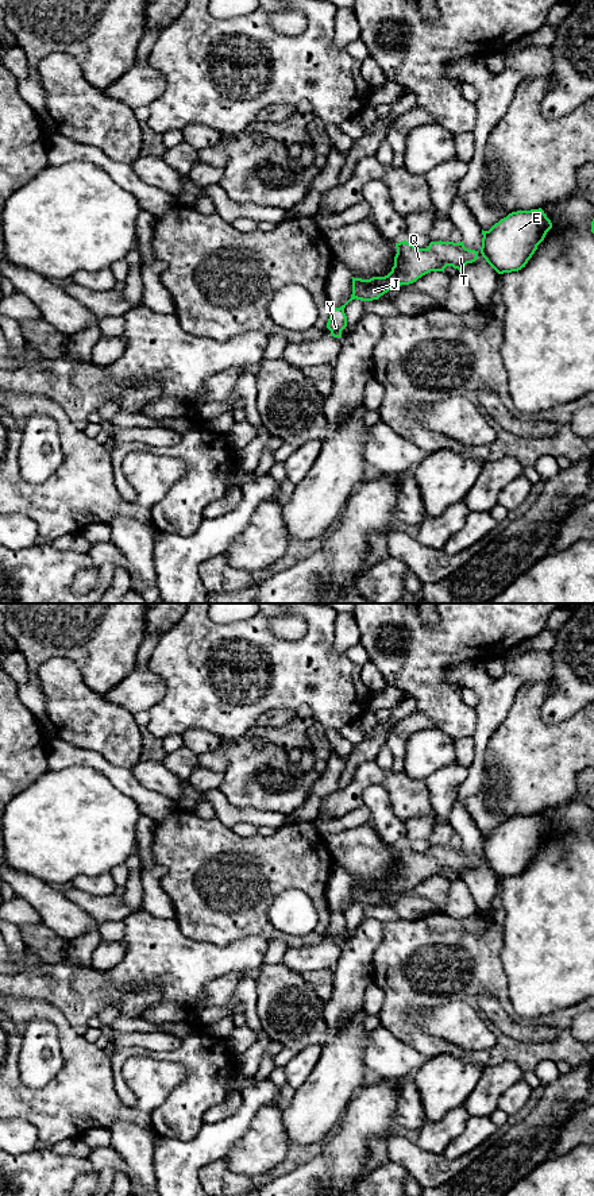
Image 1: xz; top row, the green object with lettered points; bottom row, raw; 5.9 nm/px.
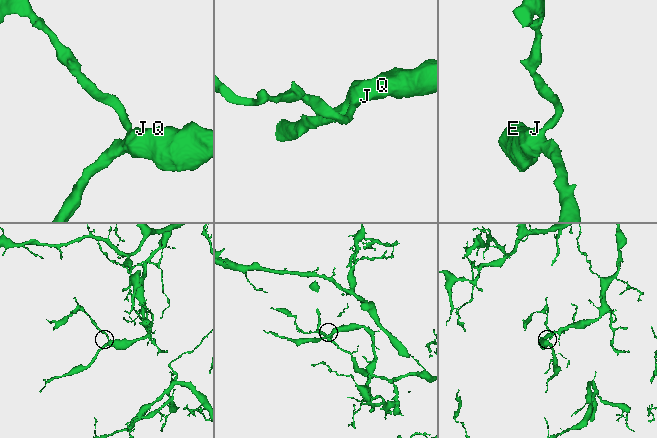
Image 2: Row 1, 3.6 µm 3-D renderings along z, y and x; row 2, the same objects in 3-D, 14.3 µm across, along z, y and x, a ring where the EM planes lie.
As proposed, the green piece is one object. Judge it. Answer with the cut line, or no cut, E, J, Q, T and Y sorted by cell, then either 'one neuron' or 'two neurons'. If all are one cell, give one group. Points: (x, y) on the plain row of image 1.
cut none; groups E J Q T Y; one neuron

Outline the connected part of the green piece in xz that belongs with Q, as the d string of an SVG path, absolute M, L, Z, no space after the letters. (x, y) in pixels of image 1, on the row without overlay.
M406 845L396 848L397 859L394 871L385 881L370 884L352 881L351 903L340 913L331 914L327 933L331 941L342 942L342 935L347 931L346 910L352 904L373 906L387 898L393 892L416 887L431 876L443 876L447 871L458 873L459 877L467 868L478 863L478 856L468 854L463 846L431 846L427 853L418 853Z

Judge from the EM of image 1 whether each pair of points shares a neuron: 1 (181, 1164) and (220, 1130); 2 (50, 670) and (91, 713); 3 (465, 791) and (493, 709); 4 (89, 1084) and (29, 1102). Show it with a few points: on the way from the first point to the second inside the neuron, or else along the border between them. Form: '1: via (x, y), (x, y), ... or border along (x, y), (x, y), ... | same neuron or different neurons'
1: via (191, 1156), (197, 1153), (211, 1139) | same neuron
2: via (61, 681), (80, 702) | same neuron
3: via (477, 771), (481, 737), (485, 729) | same neuron
4: via (74, 1099), (72, 1102), (43, 1102) | same neuron

